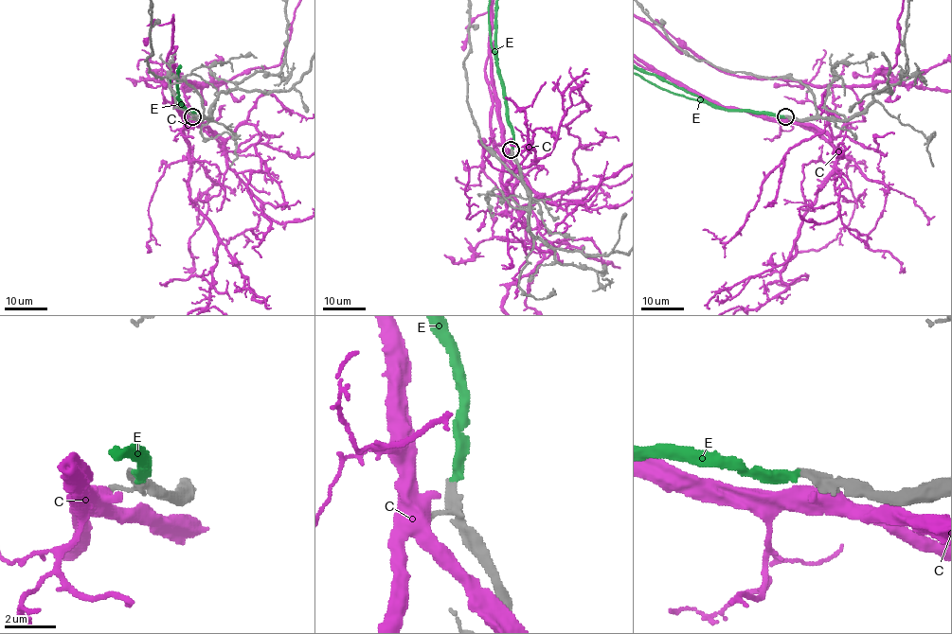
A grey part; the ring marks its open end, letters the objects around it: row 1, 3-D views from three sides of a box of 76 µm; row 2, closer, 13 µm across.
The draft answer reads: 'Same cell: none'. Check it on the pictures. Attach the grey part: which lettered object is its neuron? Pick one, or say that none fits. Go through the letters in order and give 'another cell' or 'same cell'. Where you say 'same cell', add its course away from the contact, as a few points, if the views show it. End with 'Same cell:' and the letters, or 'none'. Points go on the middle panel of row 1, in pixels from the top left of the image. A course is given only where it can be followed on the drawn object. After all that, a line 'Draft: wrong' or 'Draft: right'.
C: another cell
E: same cell
Same cell: E
Draft: wrong

